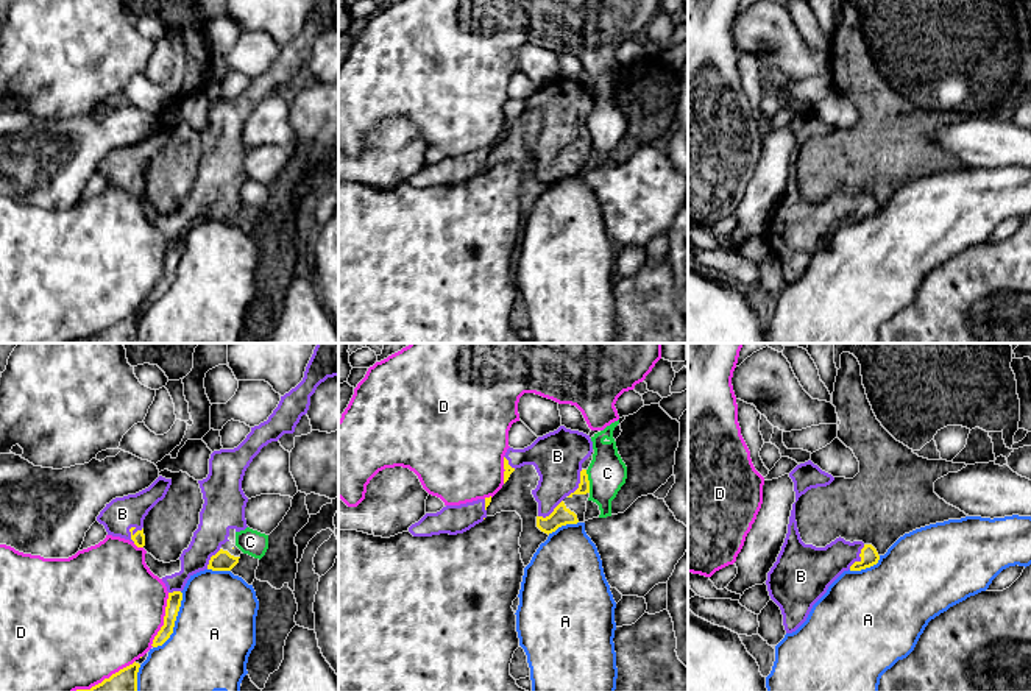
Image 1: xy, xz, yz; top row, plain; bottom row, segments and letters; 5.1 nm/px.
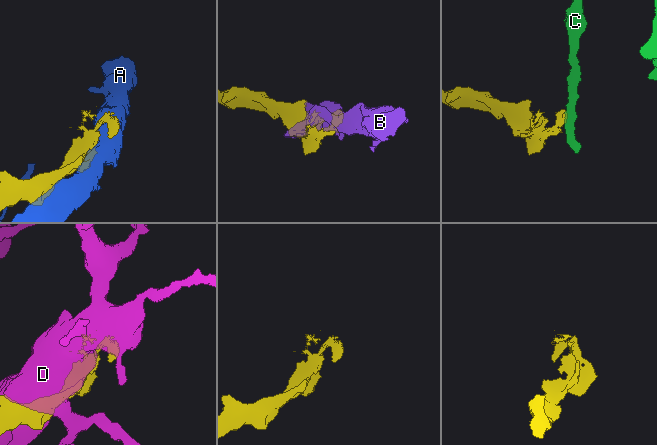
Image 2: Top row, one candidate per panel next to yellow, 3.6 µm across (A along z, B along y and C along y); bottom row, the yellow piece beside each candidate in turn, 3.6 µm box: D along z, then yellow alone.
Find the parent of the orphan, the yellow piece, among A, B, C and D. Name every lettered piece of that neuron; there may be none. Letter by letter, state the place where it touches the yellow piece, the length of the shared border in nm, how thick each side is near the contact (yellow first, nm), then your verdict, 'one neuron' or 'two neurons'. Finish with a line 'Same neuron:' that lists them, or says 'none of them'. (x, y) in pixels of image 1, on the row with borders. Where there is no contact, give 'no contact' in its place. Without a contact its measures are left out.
A: xy (173, 623) | 320 nm | 80/420 nm | two neurons
B: xy (131, 534) | 90 nm | 60/170 nm | one neuron
C: xz (588, 481) | 120 nm | 60/200 nm | two neurons
D: xy (164, 620) | 300 nm | 80/480 nm | two neurons
Same neuron: B

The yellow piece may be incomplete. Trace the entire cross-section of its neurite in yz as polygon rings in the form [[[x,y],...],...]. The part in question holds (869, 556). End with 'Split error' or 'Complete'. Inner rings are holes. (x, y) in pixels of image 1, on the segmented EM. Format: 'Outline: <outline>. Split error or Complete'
Outline: [[[792,504],[788,533],[777,562],[767,572],[767,591],[780,607],[786,633],[795,632],[813,605],[844,571],[861,571],[877,565],[880,555],[872,544],[836,538],[825,547],[805,544]]]. Split error

